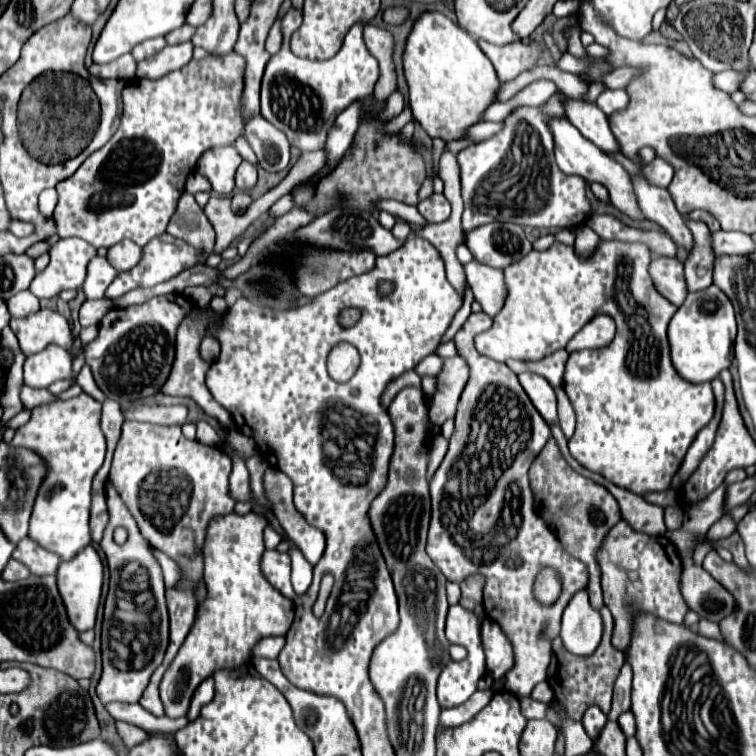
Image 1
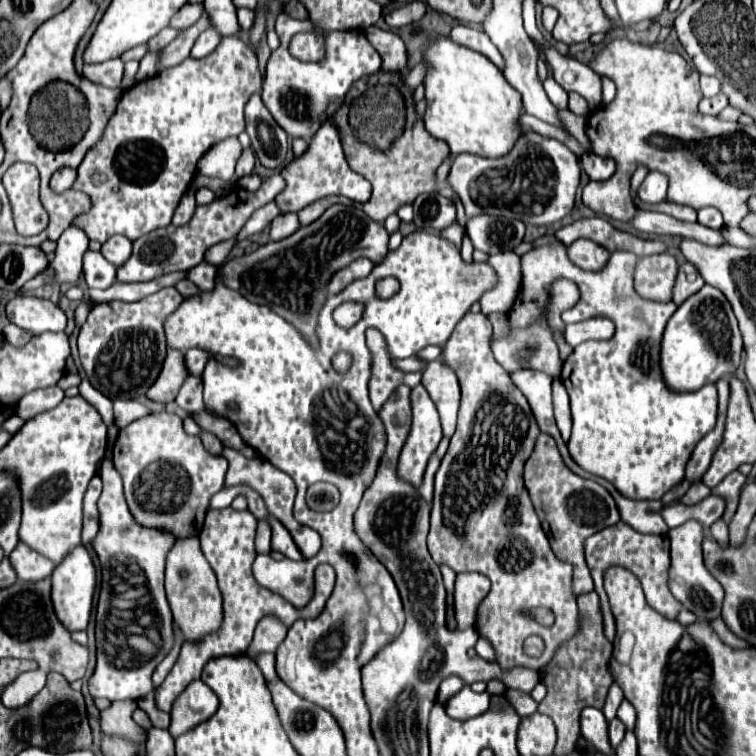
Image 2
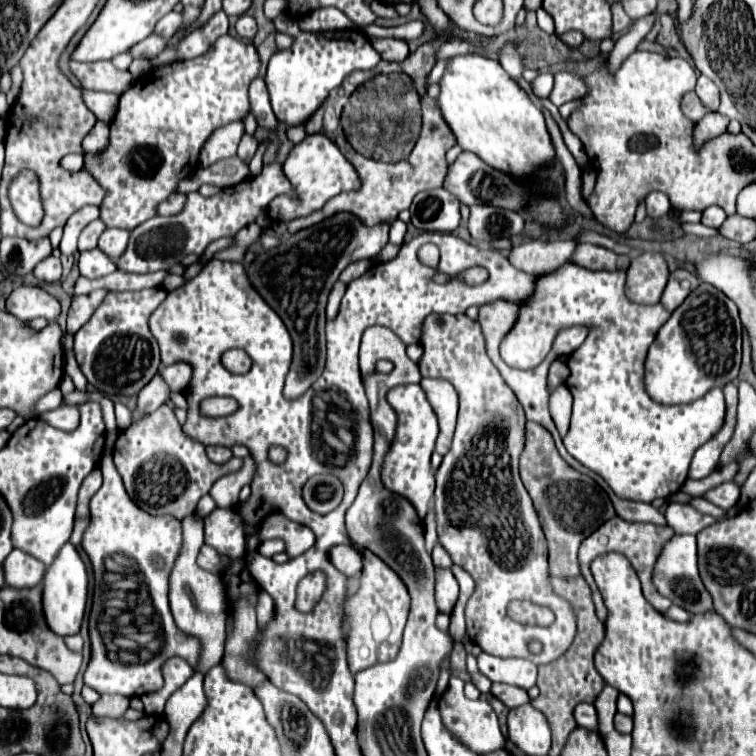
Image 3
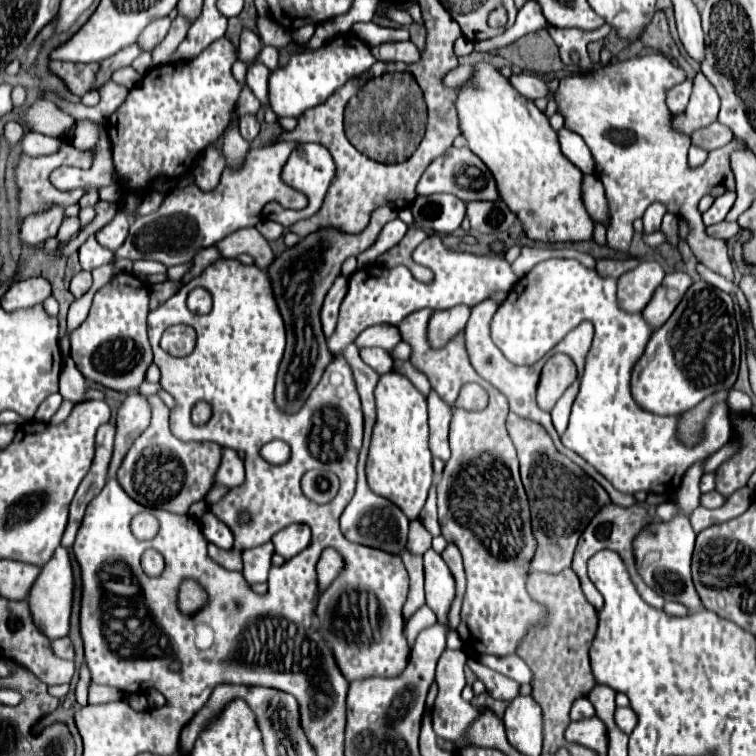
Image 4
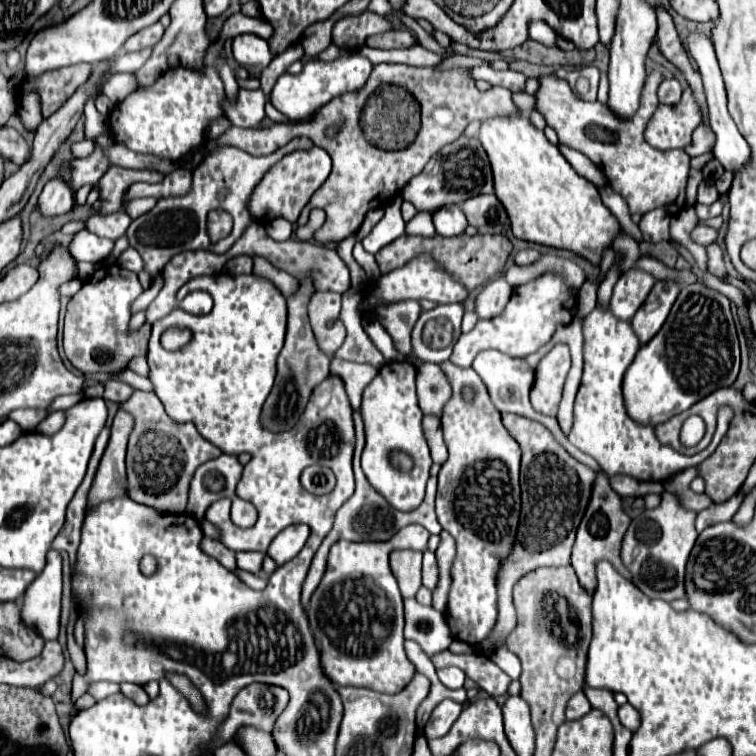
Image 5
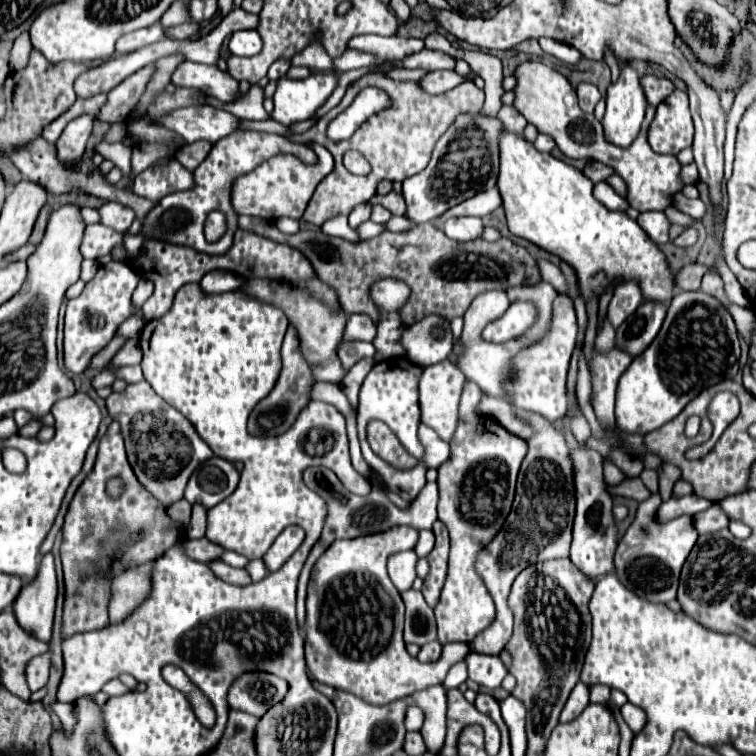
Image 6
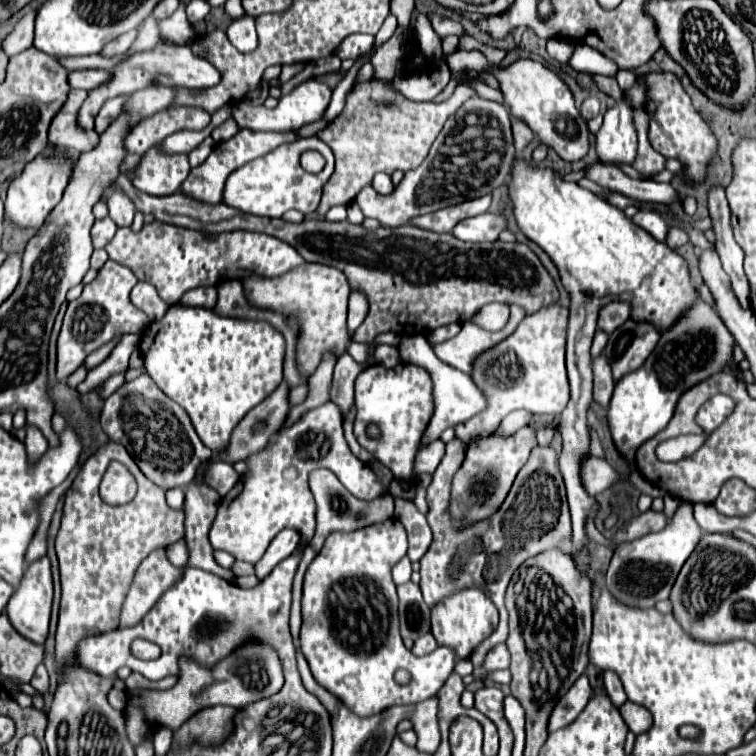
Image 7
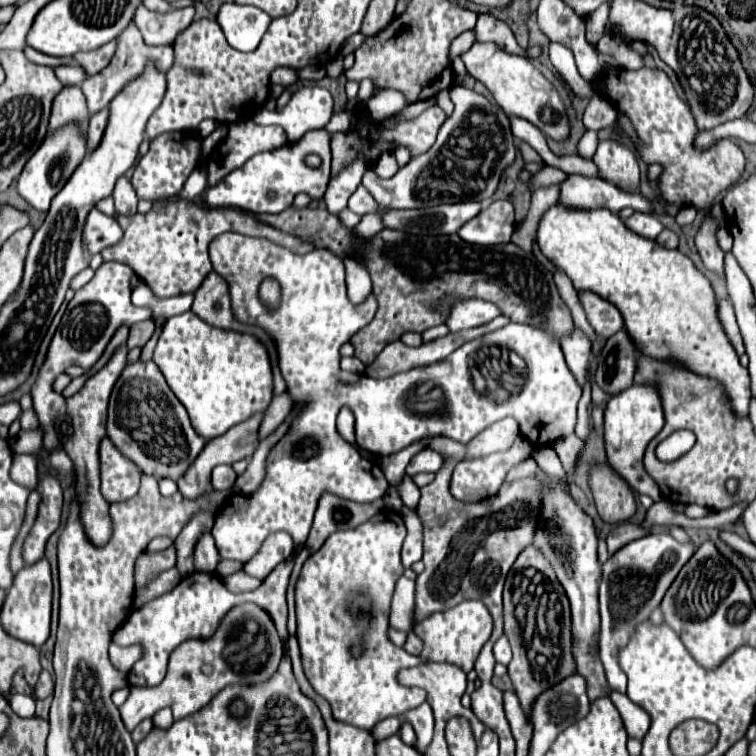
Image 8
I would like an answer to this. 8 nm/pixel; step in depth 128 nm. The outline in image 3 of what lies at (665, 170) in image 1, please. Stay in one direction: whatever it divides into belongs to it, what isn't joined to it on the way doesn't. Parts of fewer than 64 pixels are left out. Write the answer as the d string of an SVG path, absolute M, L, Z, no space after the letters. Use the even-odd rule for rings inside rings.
M652 192L652 194L646 198L646 214L648 214L648 218L650 218L652 222L660 220L660 218L666 216L670 210L672 210L672 206L670 206L666 194L662 194L662 192Z

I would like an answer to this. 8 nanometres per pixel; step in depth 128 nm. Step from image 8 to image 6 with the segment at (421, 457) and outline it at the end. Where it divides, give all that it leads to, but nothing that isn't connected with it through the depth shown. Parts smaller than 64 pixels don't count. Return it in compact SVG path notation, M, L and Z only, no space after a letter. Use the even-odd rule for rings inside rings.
M420 424L420 430L418 430L418 438L424 446L424 458L422 458L422 464L426 468L438 468L442 466L448 456L450 456L450 446L438 438L438 434L428 428L426 424Z

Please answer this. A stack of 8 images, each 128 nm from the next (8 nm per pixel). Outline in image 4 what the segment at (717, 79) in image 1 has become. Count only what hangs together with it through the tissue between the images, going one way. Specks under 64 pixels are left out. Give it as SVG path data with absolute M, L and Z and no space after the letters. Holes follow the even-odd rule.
M698 72L692 80L692 96L682 114L672 116L672 128L682 134L692 134L694 130L708 126L716 120L720 110L720 98L714 90L714 86L708 82L708 78Z

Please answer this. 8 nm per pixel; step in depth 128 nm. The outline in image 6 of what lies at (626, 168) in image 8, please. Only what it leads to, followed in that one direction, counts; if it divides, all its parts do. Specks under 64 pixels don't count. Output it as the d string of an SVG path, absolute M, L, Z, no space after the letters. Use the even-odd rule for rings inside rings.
M620 62L620 68L618 82L608 88L602 128L606 142L628 148L640 132L646 110L646 96L640 86L638 72L626 62Z

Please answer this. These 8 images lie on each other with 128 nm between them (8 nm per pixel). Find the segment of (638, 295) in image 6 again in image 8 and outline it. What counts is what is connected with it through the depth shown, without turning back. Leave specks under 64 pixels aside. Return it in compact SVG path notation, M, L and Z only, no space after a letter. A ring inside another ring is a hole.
M586 290L578 292L578 300L586 312L590 326L596 330L598 336L610 338L622 328L624 322L620 320L620 312L614 304L610 304L604 298L600 298L598 294L592 294Z

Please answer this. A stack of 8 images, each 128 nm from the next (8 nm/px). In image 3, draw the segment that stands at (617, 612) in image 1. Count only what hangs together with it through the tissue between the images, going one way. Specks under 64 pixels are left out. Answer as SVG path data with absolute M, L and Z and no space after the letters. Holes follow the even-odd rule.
M614 516L614 518L610 518L608 522L604 522L598 530L594 530L594 532L580 544L580 552L578 552L580 572L582 572L584 580L588 582L590 590L592 590L592 600L594 600L594 604L596 604L596 616L598 616L602 622L606 622L606 606L604 606L604 600L602 600L602 596L600 596L596 584L594 584L594 578L592 578L592 574L590 574L590 562L592 562L598 554L606 554L606 552L620 552L620 554L624 554L624 556L630 560L630 564L634 566L634 570L636 570L636 574L638 574L638 578L640 578L640 582L642 582L642 592L644 592L646 600L648 600L658 612L666 612L672 602L670 602L666 596L662 596L662 594L658 594L658 592L654 590L654 584L652 584L652 566L654 566L654 562L656 562L656 558L658 558L656 554L660 554L662 544L664 544L666 540L670 540L672 536L674 536L674 530L670 530L670 526L654 526L652 522L626 522L626 520L618 518L618 516Z

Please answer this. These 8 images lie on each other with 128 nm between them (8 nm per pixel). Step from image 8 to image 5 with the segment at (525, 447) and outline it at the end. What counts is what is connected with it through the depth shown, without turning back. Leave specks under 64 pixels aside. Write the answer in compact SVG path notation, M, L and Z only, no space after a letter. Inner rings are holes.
M444 362L440 366L446 372L454 392L442 416L448 460L438 472L436 494L438 522L456 540L456 558L450 568L452 584L446 622L454 638L474 646L490 634L498 616L494 578L502 558L506 558L514 546L520 516L520 446L504 428L500 412L490 402L488 390L482 386L478 374L472 368L458 368L452 362ZM466 386L476 392L472 402L466 402L460 394Z

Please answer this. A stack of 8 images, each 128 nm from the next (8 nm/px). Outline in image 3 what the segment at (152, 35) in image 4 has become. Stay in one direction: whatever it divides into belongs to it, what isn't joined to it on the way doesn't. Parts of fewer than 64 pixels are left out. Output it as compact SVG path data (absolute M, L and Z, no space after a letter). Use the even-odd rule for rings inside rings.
M170 12L162 20L158 20L158 24L154 28L154 34L160 34L162 38L170 38L180 28L180 24L182 24L182 14Z

